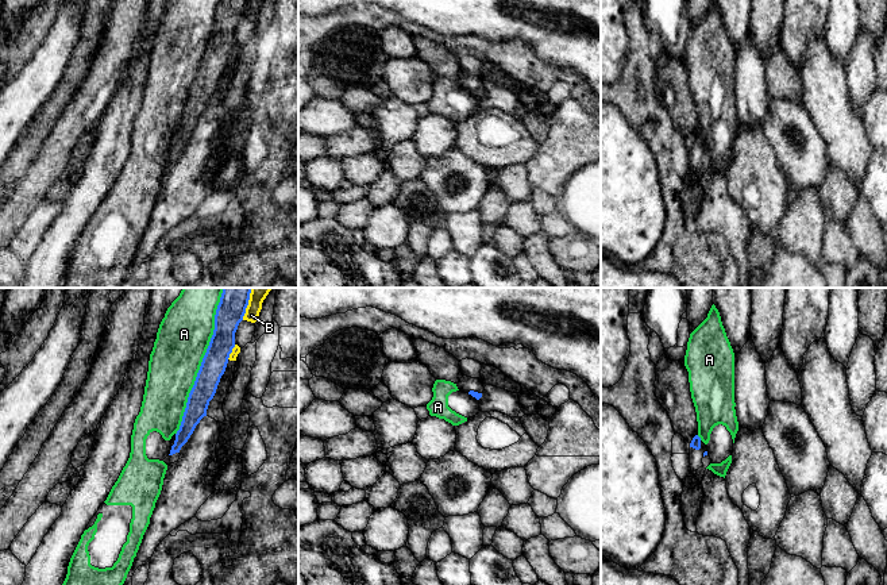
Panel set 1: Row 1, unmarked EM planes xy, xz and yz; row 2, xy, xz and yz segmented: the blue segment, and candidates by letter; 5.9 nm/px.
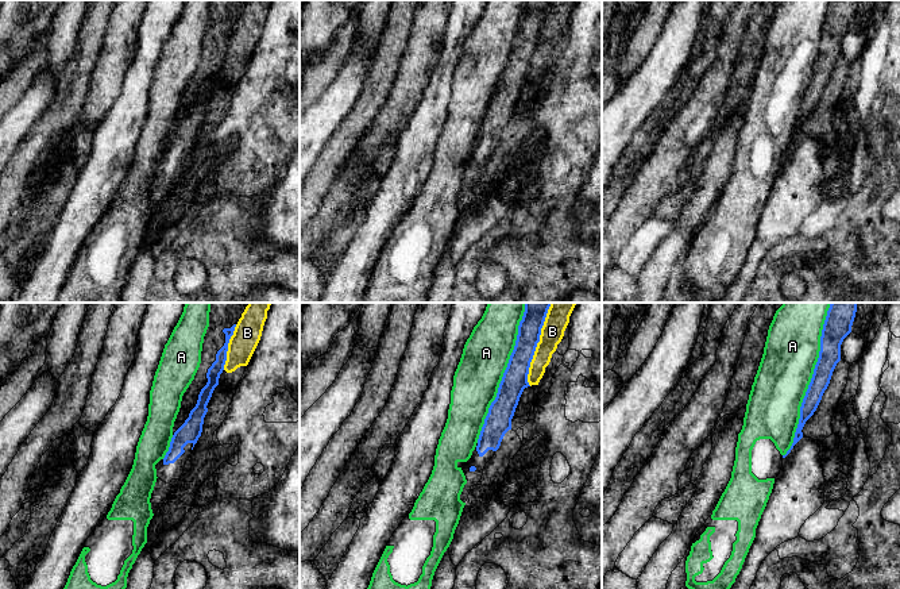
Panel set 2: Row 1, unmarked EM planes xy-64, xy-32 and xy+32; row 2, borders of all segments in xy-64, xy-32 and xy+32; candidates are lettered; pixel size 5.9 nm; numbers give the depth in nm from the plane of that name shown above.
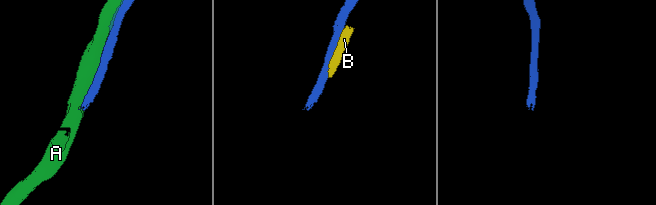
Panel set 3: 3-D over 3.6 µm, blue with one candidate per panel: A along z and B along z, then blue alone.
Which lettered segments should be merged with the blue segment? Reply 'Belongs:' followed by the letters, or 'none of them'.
Belongs: none of them

